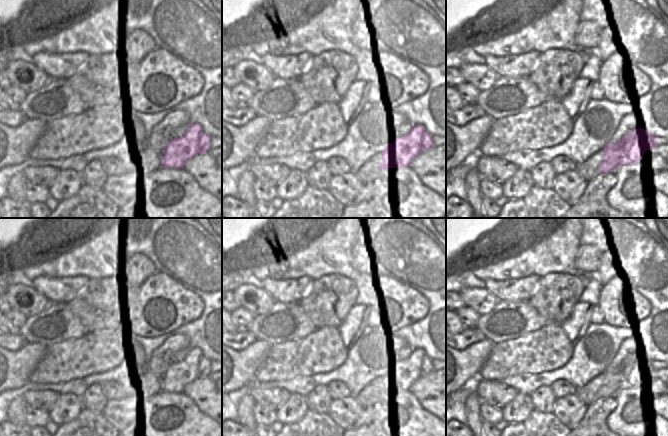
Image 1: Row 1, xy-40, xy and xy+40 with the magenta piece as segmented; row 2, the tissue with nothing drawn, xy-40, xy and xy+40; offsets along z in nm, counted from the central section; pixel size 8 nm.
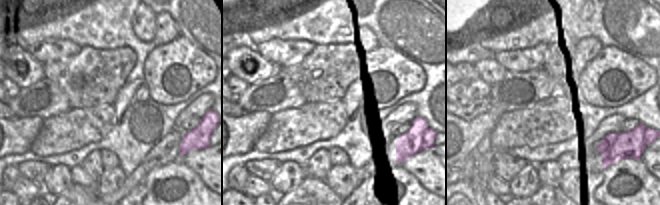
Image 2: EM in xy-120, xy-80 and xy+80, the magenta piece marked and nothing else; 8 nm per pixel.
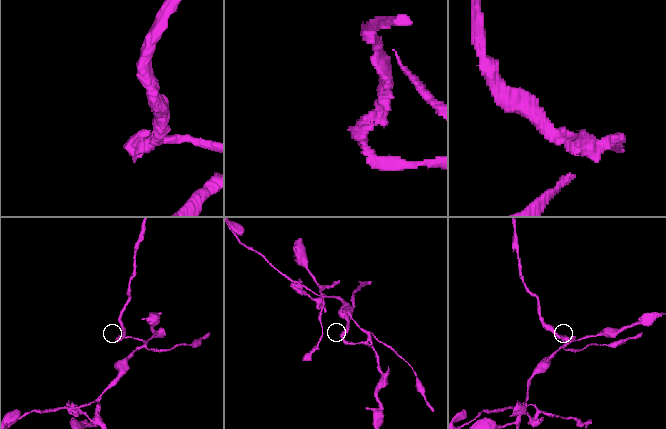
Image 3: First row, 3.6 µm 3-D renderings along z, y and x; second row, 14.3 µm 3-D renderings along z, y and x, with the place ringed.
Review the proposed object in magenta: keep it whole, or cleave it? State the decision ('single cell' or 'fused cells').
fused cells

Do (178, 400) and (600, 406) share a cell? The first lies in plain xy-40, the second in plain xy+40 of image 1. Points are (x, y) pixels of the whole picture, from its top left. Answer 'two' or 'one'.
two

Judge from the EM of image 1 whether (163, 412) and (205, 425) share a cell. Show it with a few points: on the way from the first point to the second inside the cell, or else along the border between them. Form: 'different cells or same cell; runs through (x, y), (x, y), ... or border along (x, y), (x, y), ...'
same cell; runs through (173, 415), (183, 425), (195, 425)

